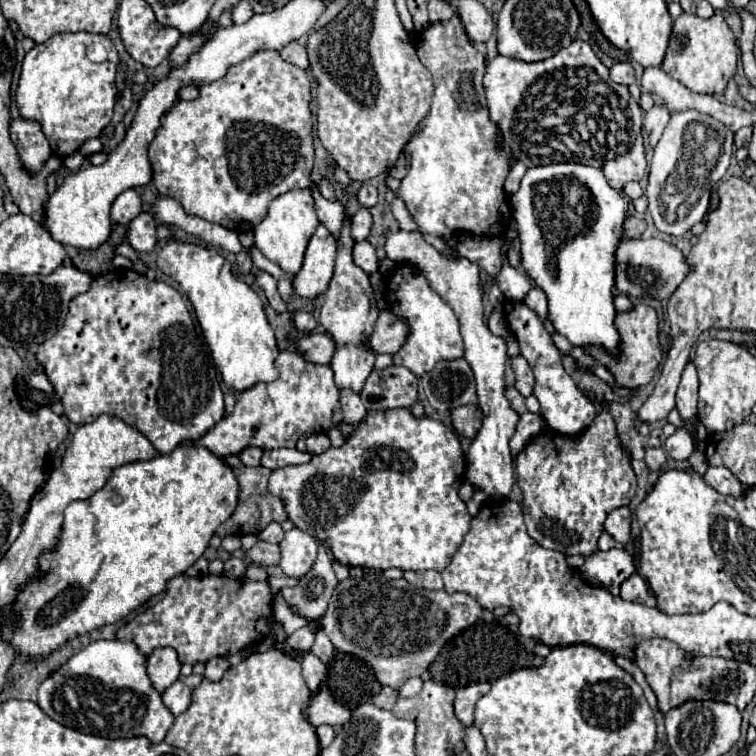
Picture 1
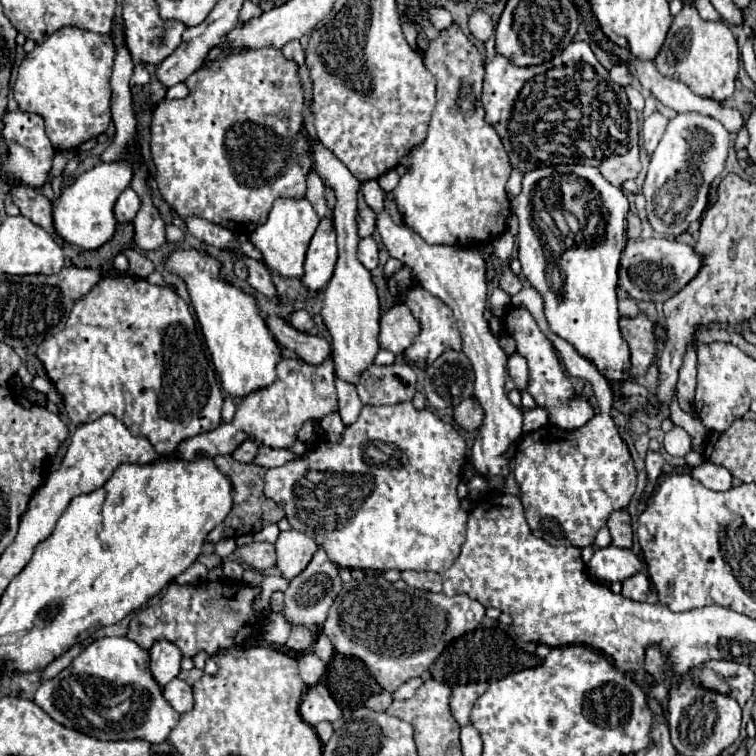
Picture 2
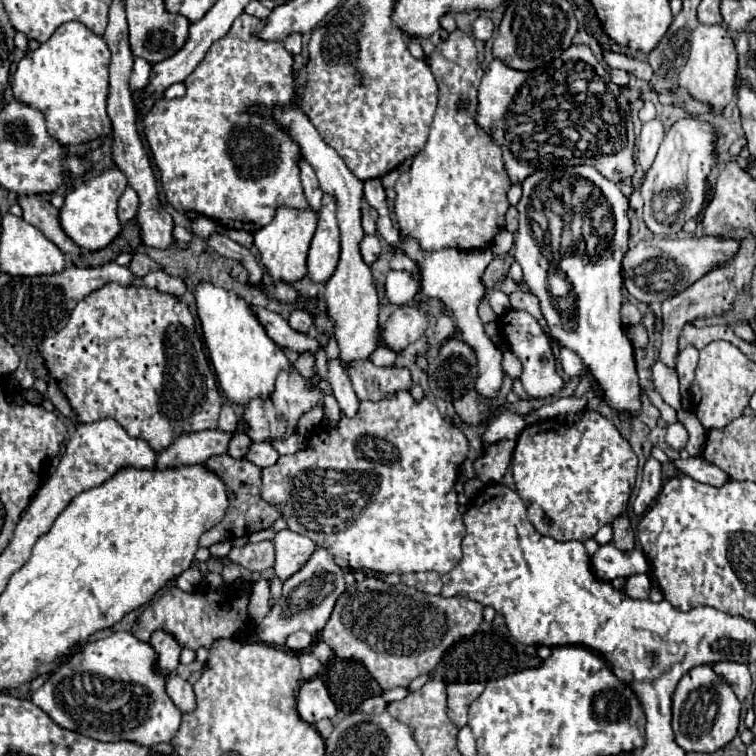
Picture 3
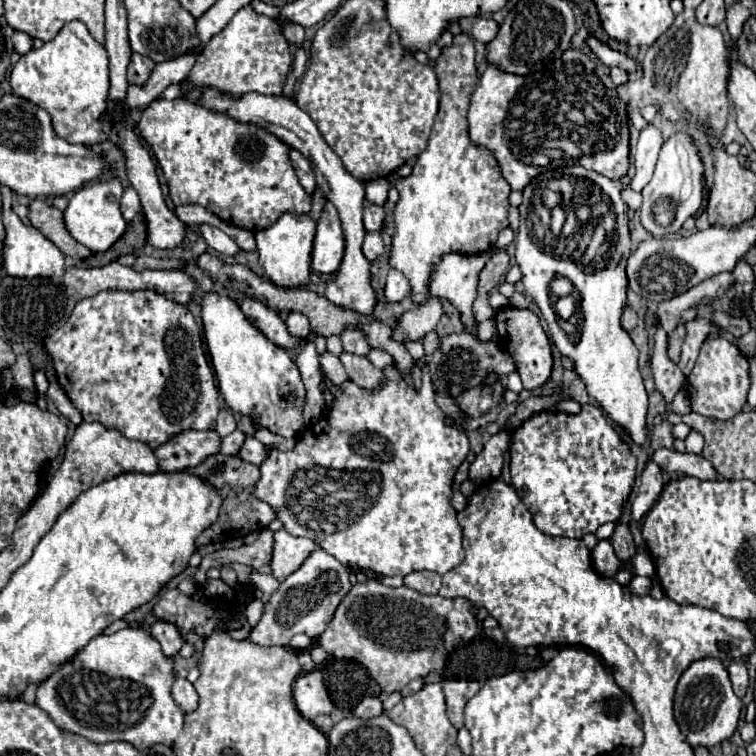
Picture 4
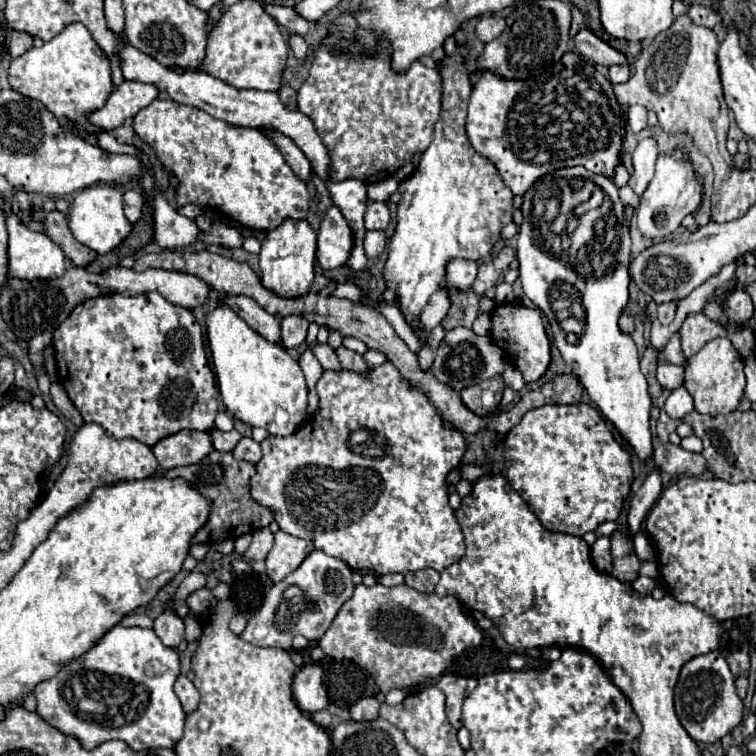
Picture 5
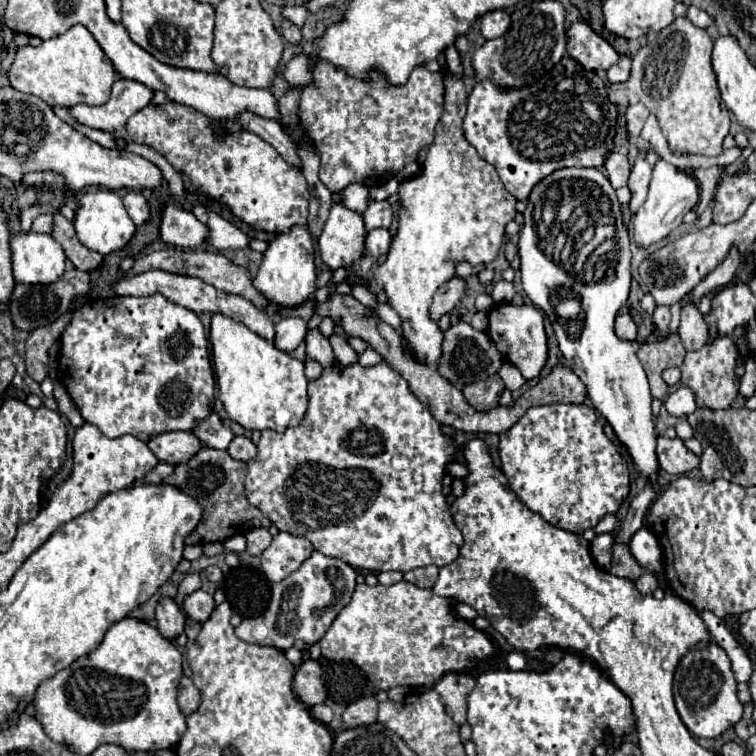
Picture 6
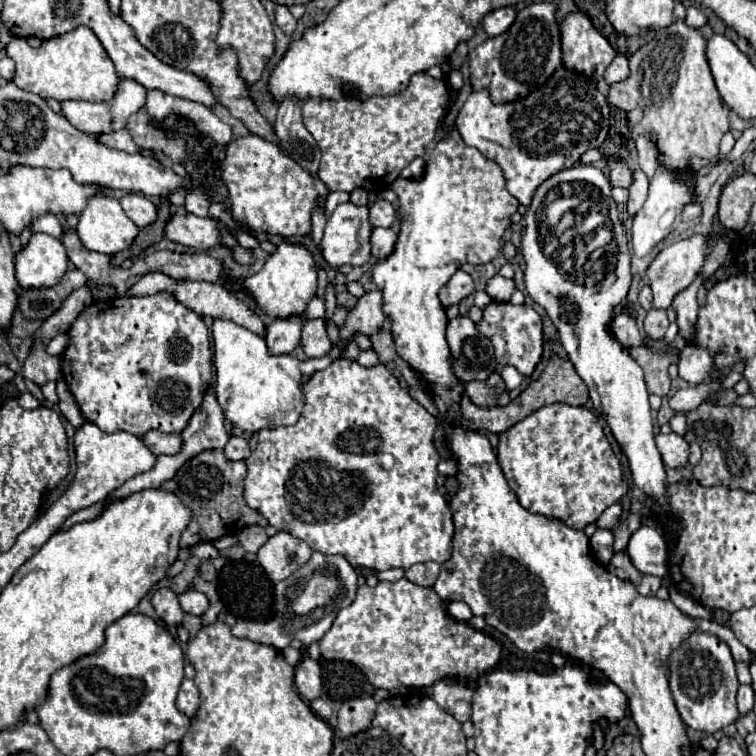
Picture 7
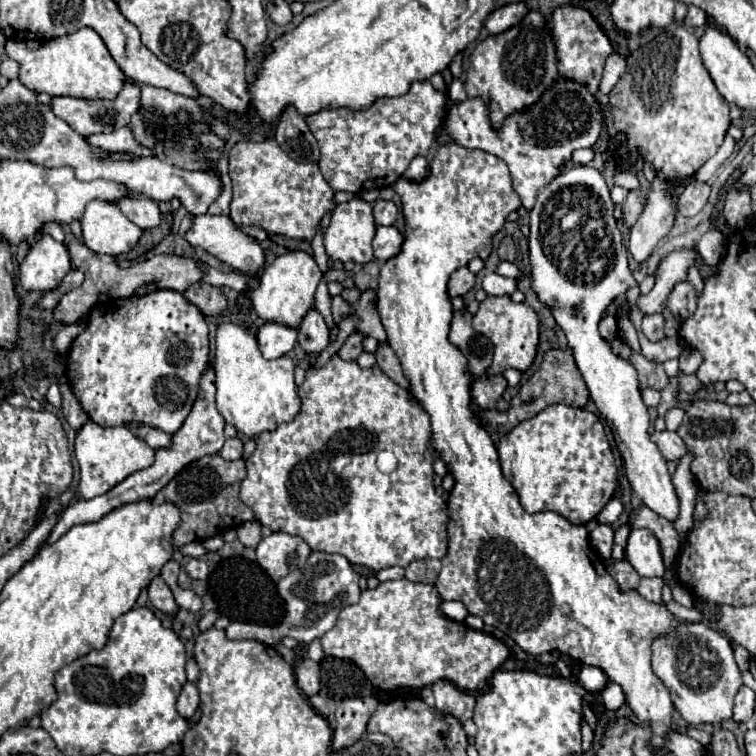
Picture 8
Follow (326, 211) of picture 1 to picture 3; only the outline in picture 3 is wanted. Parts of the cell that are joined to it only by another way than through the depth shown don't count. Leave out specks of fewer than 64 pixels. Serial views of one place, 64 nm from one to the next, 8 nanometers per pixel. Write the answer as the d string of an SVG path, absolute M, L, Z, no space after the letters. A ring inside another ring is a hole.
M300 160L298 162L298 168L300 168L300 178L302 178L302 188L304 188L304 194L312 206L312 210L320 212L320 200L322 200L322 190L318 186L318 178L312 170L312 166L306 162L306 160Z

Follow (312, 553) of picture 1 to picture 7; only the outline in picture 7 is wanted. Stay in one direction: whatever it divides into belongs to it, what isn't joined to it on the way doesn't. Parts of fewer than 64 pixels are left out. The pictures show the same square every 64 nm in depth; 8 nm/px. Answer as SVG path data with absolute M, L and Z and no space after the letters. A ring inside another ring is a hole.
M278 532L258 550L258 562L272 582L280 582L294 574L300 566L310 560L310 546L304 540Z

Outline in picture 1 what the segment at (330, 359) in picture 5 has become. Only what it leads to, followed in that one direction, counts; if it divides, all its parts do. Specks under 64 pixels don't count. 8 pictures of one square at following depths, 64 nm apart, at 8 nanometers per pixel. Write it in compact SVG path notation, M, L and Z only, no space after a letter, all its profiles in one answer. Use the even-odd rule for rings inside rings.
M340 388L340 404L342 404L342 414L344 414L346 424L358 424L362 416L366 414L364 404L354 390Z

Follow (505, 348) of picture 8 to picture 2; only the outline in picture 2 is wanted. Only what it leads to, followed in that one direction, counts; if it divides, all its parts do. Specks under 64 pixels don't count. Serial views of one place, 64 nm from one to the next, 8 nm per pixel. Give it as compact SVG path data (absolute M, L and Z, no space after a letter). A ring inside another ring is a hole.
M510 308L502 318L502 328L508 336L514 338L516 352L522 358L526 358L526 362L528 362L526 392L536 400L538 406L550 410L550 422L558 424L558 428L562 428L562 430L574 430L574 428L580 428L582 424L586 424L590 420L590 416L594 416L594 410L588 404L588 400L574 396L574 388L572 388L568 376L564 374L562 366L558 364L558 356L554 352L552 342L542 334L542 330L538 328L532 314L526 308Z

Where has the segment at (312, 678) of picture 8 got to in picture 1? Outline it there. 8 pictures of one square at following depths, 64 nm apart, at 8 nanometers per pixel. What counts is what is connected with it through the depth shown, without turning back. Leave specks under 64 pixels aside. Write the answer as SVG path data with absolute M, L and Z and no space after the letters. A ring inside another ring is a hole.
M320 686L320 690L316 694L312 694L310 704L306 706L306 716L310 720L312 726L320 726L320 724L344 724L350 718L350 710L344 708L342 704L338 704L326 686Z

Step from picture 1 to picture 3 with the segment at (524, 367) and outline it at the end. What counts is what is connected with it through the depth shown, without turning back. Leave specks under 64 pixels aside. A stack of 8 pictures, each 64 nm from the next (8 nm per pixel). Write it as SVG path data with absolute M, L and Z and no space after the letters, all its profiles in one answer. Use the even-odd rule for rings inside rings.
M504 350L504 358L502 358L502 370L504 374L508 374L510 378L520 378L520 372L522 372L522 364L520 360L510 352L510 350Z

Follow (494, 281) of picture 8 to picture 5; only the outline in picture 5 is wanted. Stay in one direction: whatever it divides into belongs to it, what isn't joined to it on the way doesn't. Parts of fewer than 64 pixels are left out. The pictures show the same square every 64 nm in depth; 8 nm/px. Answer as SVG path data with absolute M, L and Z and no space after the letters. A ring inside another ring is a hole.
M500 282L500 284L496 286L496 296L494 296L494 298L496 298L498 304L500 304L500 302L502 302L502 304L512 304L516 296L514 296L514 290L512 290L510 284Z

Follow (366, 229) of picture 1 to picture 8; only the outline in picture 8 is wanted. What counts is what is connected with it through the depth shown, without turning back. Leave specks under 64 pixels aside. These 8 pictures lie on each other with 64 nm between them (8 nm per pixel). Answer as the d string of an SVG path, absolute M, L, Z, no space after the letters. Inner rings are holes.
M376 200L374 202L374 218L378 226L392 226L398 218L398 208L392 200Z

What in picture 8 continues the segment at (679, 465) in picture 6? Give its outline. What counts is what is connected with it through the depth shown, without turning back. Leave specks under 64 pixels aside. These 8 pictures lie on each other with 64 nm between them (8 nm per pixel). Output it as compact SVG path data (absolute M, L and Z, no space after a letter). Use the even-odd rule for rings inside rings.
M652 432L652 442L658 446L660 454L666 458L666 460L678 460L680 456L686 454L686 446L682 444L682 438L676 434L676 432Z

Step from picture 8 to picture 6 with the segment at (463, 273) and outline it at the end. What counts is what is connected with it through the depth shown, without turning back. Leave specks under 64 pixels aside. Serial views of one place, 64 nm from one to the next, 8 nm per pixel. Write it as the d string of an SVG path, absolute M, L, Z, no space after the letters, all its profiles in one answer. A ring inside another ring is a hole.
M454 276L452 280L448 280L446 284L442 284L434 296L434 304L430 308L430 316L434 316L434 320L438 320L440 316L444 316L446 312L450 312L466 294L466 278Z

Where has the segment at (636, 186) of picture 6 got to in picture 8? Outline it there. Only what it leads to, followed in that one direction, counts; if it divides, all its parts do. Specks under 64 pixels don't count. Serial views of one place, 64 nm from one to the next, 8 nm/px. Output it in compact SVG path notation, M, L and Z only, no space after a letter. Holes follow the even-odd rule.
M638 190L638 192L630 192L626 202L622 204L622 222L626 226L634 226L634 222L638 220L640 212L642 212L642 198L646 196L644 190Z

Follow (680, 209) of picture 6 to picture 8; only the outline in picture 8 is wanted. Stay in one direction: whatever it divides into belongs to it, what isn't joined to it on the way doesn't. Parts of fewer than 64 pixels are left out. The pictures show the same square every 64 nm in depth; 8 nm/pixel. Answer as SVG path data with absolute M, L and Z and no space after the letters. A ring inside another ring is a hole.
M654 178L652 192L648 194L646 210L640 214L638 222L630 230L628 252L636 262L648 260L654 246L670 232L674 222L674 204L678 198L672 198L666 180Z

